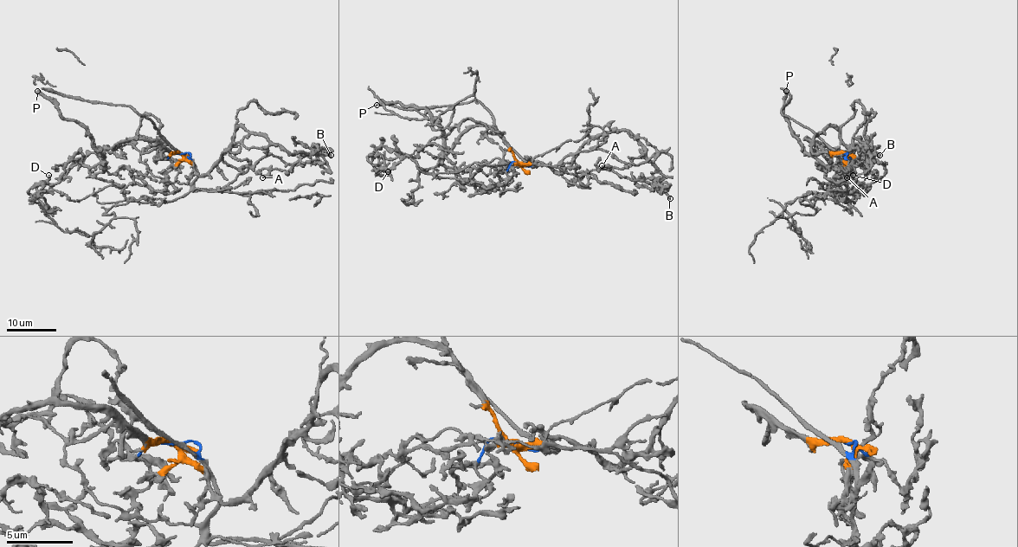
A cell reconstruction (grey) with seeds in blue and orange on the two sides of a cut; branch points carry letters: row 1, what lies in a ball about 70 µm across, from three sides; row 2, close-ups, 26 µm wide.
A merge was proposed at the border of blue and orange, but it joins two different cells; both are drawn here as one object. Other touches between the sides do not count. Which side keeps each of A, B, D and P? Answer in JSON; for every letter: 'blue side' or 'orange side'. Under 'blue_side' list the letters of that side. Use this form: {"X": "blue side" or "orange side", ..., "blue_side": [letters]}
{"A": "orange side", "B": "orange side", "D": "orange side", "P": "orange side", "blue_side": []}

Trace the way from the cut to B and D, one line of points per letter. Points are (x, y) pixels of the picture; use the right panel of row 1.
B: (844, 152), (843, 175), (853, 154), (840, 133), (815, 137), (812, 151), (859, 143), (879, 155)
D: (844, 152), (807, 139), (841, 154), (834, 168), (818, 164), (835, 151), (828, 183), (847, 195), (853, 175)

